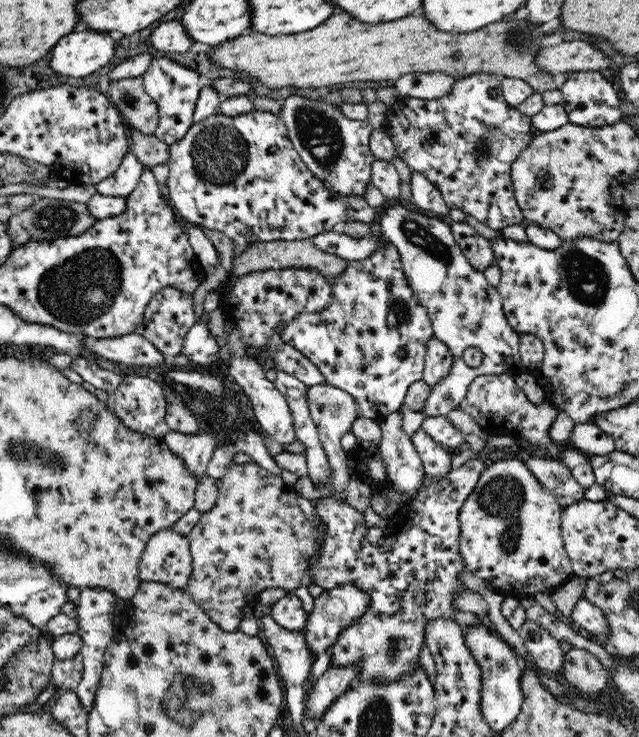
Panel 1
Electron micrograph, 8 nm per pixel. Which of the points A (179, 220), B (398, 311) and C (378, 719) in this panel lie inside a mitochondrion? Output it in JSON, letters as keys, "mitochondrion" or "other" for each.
{"A":"other","B":"mitochondrion","C":"mitochondrion"}

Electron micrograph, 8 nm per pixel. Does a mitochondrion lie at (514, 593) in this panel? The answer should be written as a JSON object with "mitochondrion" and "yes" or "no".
{"mitochondrion":"no"}

